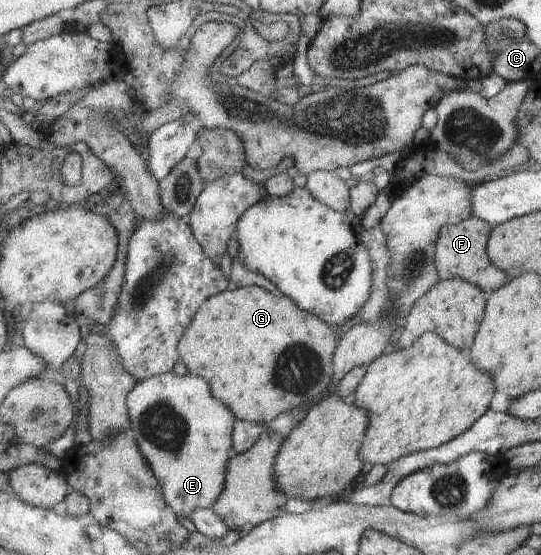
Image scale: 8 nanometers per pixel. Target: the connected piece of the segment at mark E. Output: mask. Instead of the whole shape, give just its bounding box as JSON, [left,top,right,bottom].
[130,374,238,519]

